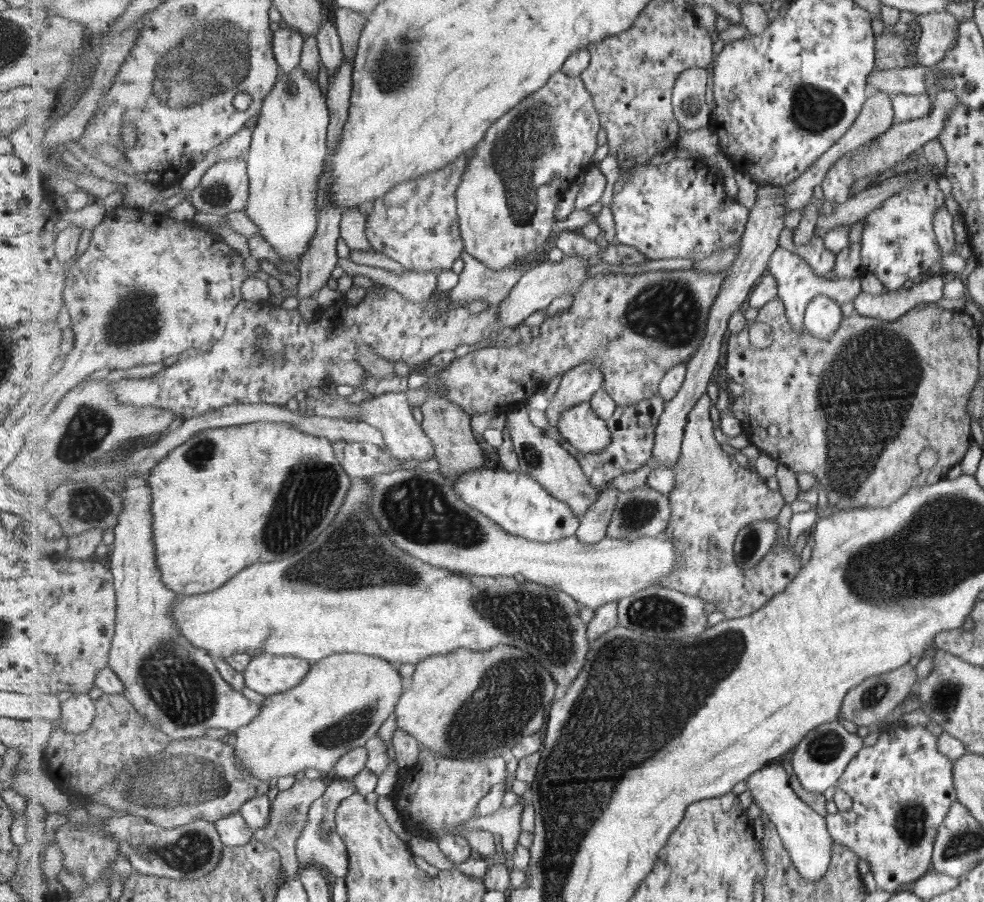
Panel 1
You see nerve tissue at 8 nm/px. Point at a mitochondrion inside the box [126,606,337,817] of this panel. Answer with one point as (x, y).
(176, 683)

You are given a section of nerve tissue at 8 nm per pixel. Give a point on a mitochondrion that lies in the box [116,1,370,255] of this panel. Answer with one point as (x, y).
(214, 54)

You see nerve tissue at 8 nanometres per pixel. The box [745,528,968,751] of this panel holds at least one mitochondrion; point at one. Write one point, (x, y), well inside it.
(946, 696)

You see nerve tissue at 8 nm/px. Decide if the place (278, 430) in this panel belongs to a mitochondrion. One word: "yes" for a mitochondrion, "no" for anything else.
no

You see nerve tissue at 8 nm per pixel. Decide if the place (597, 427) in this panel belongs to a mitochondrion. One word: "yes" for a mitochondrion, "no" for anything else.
no

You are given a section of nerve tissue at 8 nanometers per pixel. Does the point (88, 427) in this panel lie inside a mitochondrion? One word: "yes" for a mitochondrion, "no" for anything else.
yes

